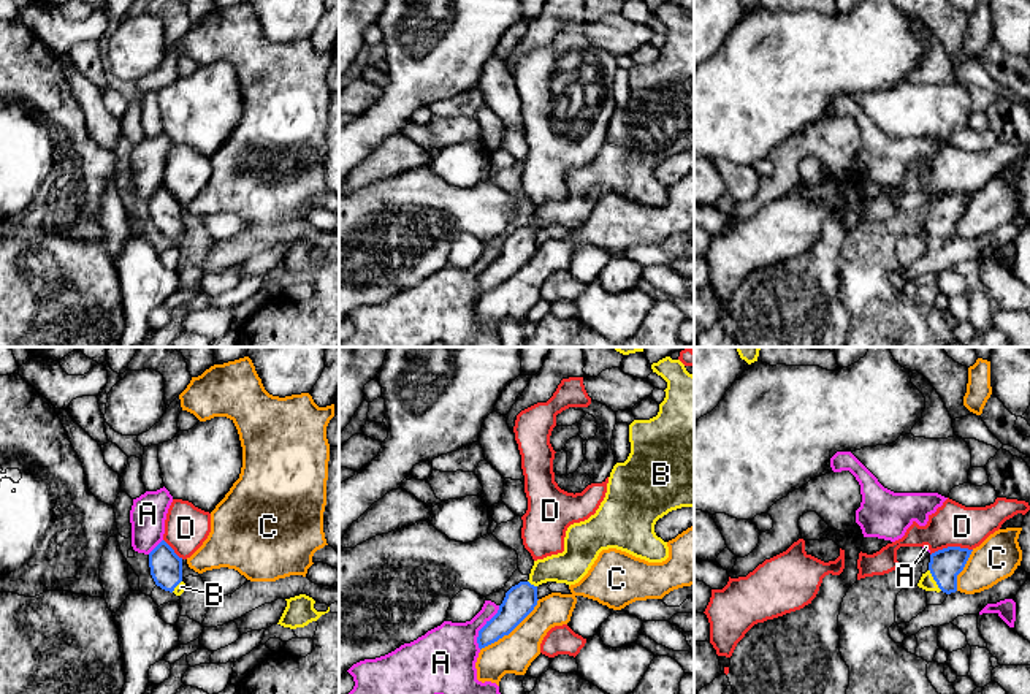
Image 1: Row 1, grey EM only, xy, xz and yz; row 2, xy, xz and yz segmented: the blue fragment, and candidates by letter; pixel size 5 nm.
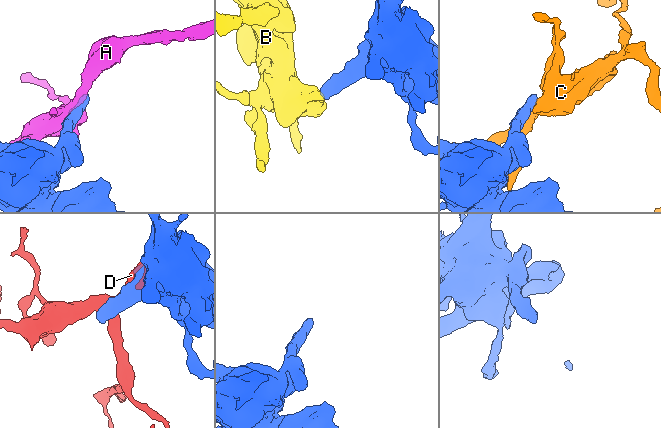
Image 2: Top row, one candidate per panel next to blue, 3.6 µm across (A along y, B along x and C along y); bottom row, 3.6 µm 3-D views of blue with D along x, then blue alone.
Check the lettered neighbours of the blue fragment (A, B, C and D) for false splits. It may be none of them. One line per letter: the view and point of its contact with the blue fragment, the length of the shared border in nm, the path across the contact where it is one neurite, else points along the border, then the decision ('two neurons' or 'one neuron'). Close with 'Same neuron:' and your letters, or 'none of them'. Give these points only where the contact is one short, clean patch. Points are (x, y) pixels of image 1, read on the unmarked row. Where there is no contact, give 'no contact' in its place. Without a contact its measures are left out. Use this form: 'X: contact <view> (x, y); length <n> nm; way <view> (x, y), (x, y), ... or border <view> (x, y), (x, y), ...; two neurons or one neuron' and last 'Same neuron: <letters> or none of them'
A: contact xz (482, 273); length 240 nm; two neurons
B: contact yz (934, 224); length 130 nm; way yz (945, 209), (934, 224), (926, 227); one neuron
C: contact xz (511, 276); length 400 nm; two neurons
D: contact yz (951, 192); length 220 nm; two neurons
Same neuron: B

